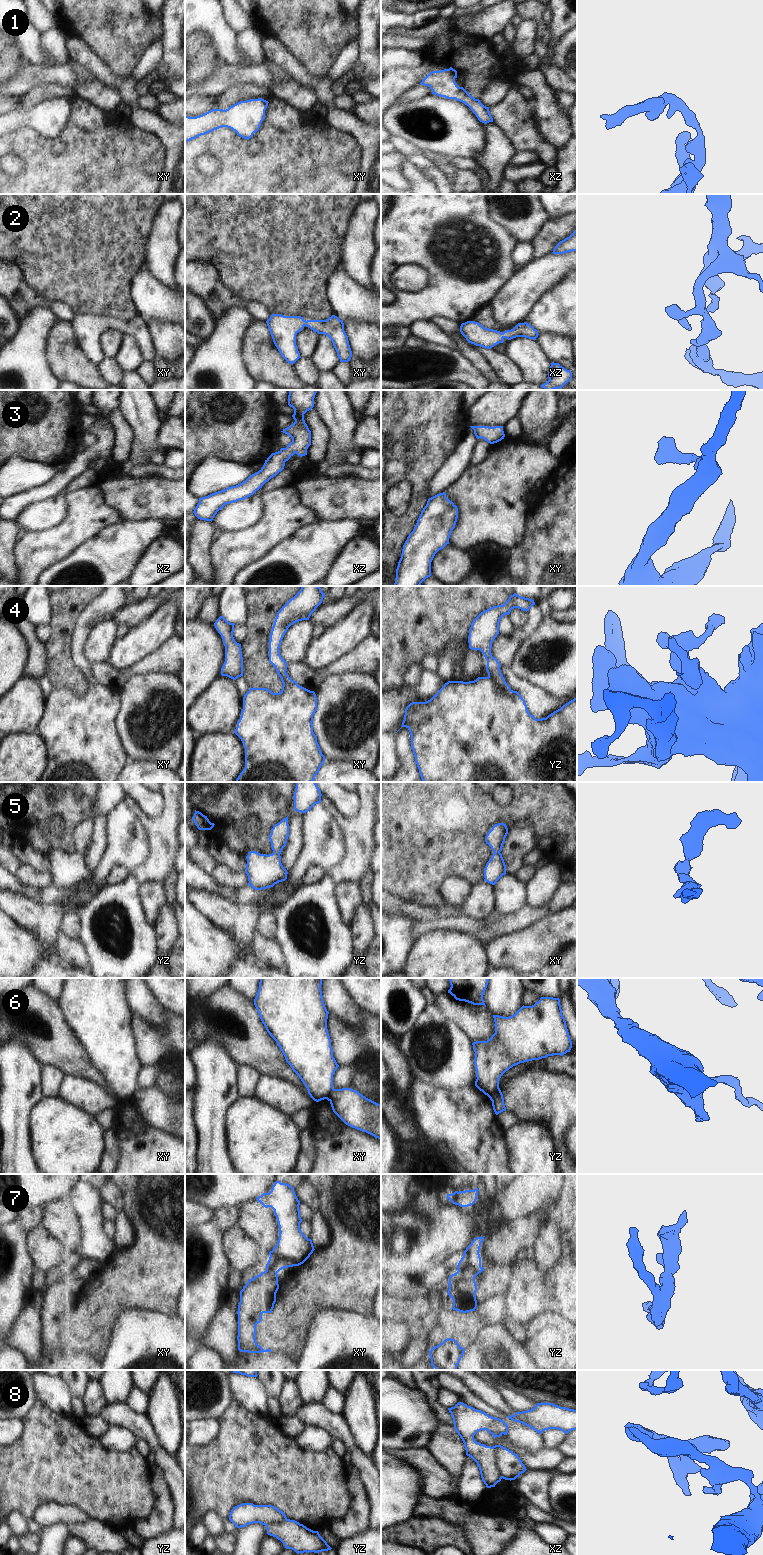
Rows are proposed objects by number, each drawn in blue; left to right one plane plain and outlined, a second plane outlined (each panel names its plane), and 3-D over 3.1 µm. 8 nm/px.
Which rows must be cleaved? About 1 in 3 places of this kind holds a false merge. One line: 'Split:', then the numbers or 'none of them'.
Split: 6

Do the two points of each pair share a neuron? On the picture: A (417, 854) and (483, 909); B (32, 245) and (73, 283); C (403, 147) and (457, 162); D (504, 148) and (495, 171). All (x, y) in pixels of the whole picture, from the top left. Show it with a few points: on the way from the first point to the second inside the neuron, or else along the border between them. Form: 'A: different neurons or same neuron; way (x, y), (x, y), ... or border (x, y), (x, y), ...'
A: different neurons; border (483, 880), (473, 886)
B: same neuron; way (42, 255), (44, 258), (48, 258), (63, 273)
C: same neuron; way (416, 150), (444, 157)
D: same neuron; way (498, 154), (496, 165)

